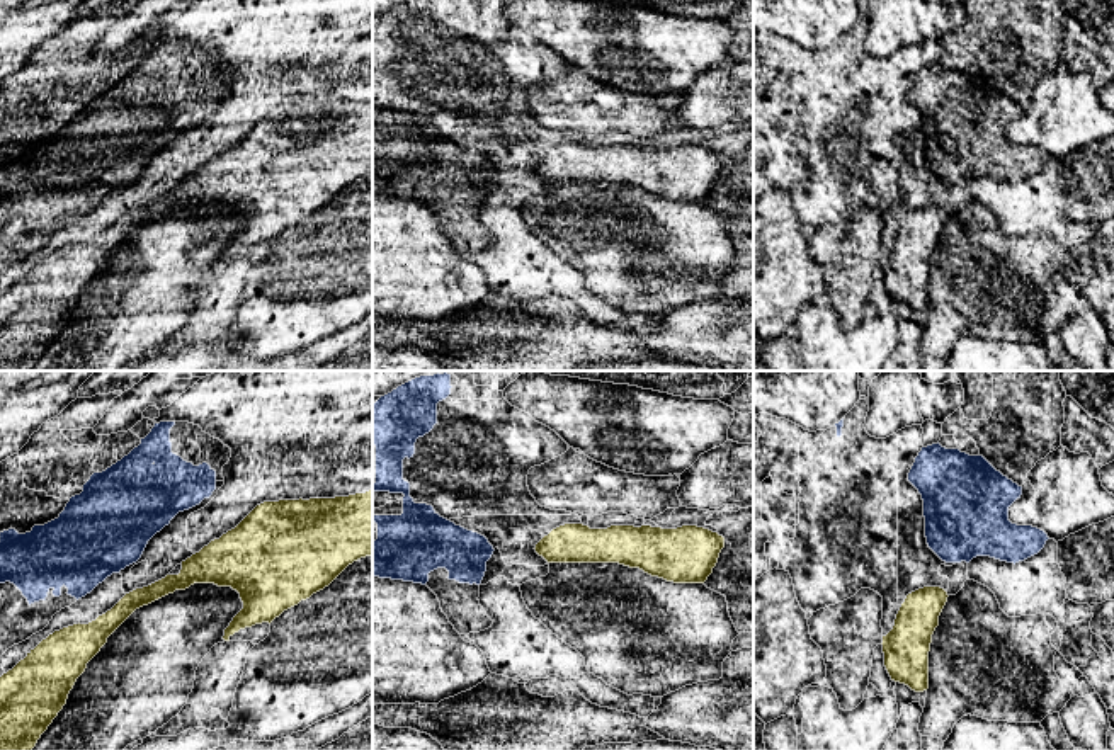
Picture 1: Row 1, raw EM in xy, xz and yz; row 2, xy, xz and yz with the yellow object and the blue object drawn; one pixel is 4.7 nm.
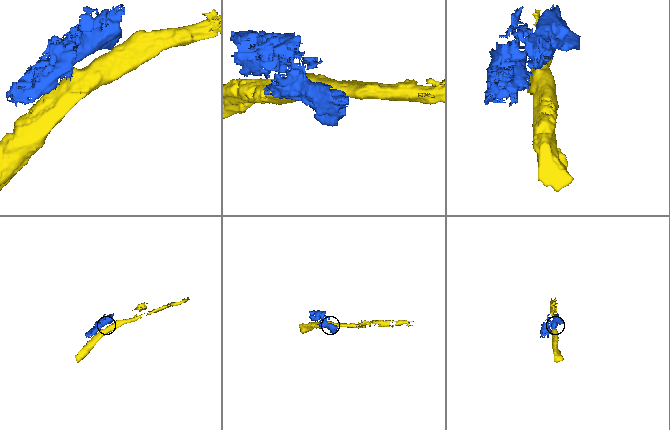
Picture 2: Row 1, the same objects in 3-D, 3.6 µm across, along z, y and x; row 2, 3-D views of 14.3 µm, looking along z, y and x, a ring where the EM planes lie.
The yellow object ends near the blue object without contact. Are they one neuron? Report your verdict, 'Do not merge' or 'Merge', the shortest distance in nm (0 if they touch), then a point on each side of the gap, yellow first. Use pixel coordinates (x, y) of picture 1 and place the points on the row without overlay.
Do not merge. Distance 110 nm. Across: xy (130, 211), (118, 191)

